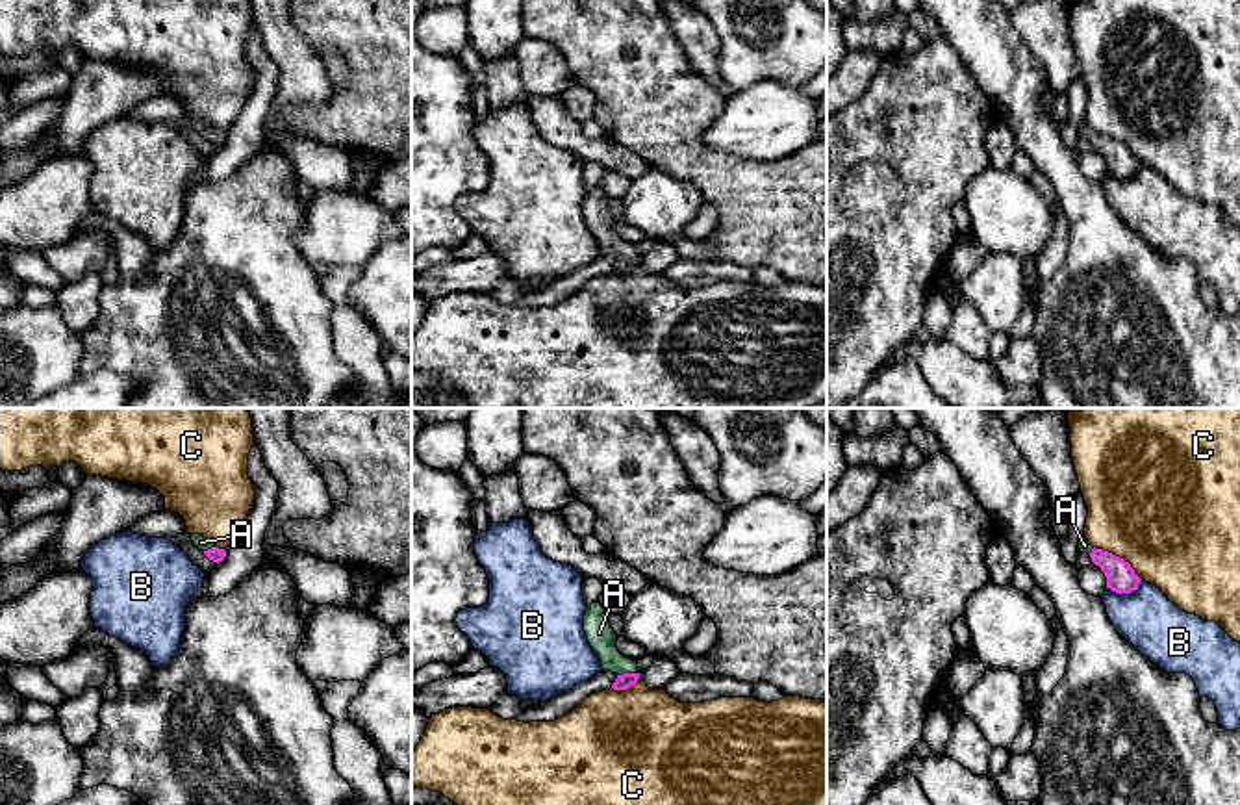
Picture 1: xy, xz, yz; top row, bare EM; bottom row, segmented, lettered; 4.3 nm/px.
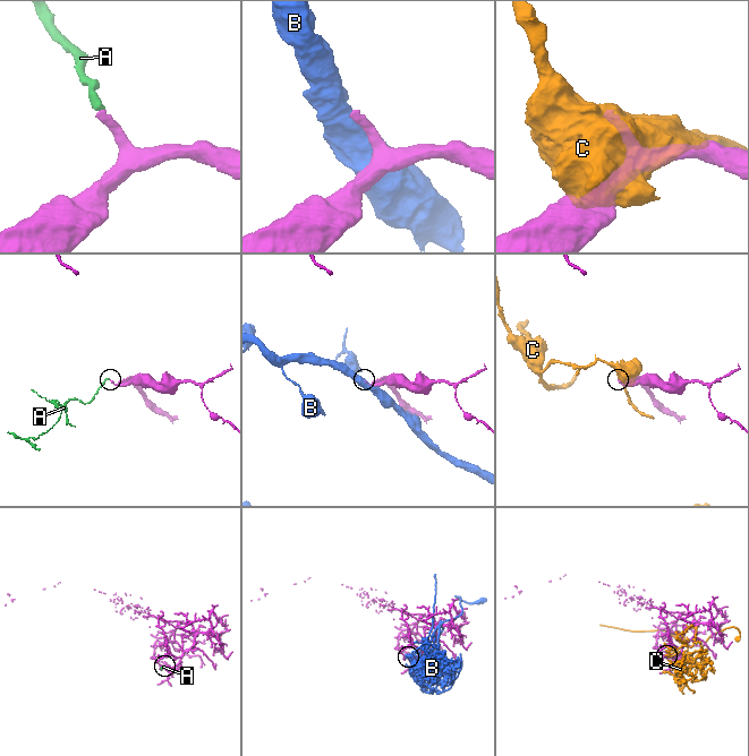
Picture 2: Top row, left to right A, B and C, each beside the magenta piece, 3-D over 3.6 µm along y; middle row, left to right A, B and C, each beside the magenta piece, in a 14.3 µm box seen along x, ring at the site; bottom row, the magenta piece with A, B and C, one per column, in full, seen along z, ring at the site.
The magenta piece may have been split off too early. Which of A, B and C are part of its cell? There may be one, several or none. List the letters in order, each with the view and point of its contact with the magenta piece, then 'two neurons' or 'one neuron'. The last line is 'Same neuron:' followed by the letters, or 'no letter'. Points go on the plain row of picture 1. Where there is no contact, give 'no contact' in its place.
A: xz (627, 258) | one neuron
B: yz (1126, 177) | two neurons
C: yz (1118, 141) | two neurons
Same neuron: A

